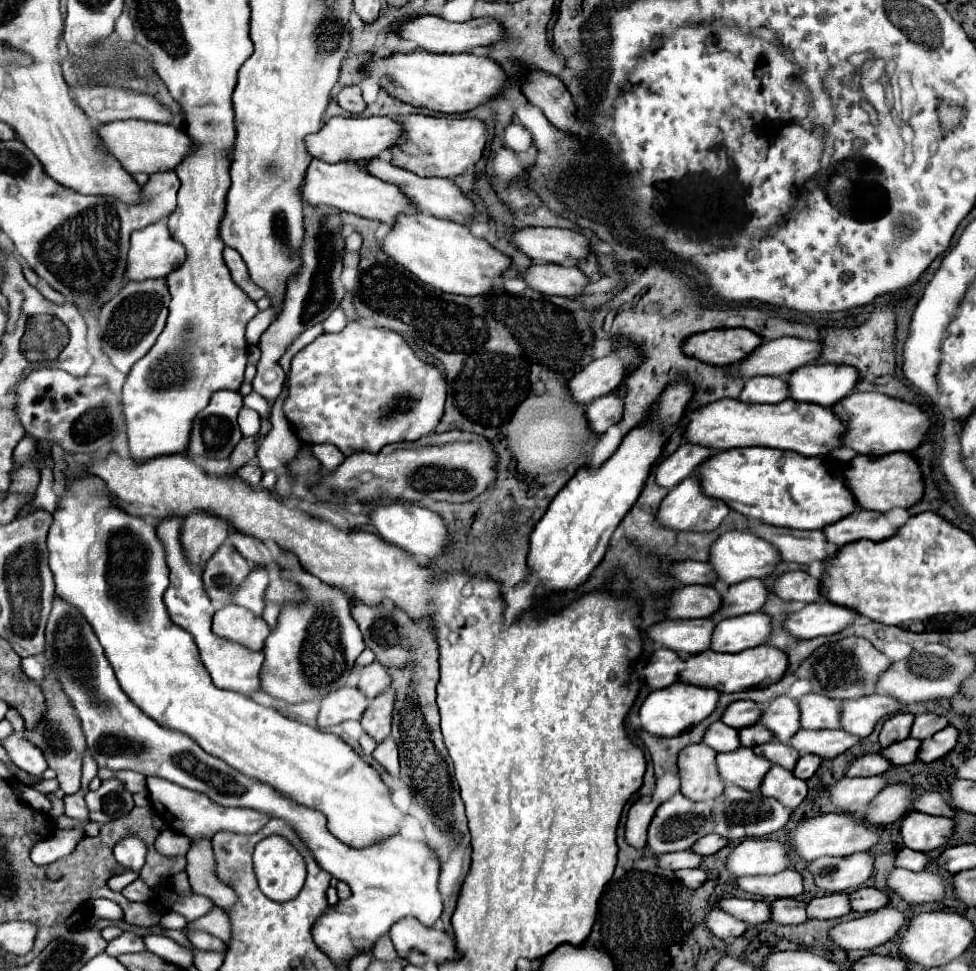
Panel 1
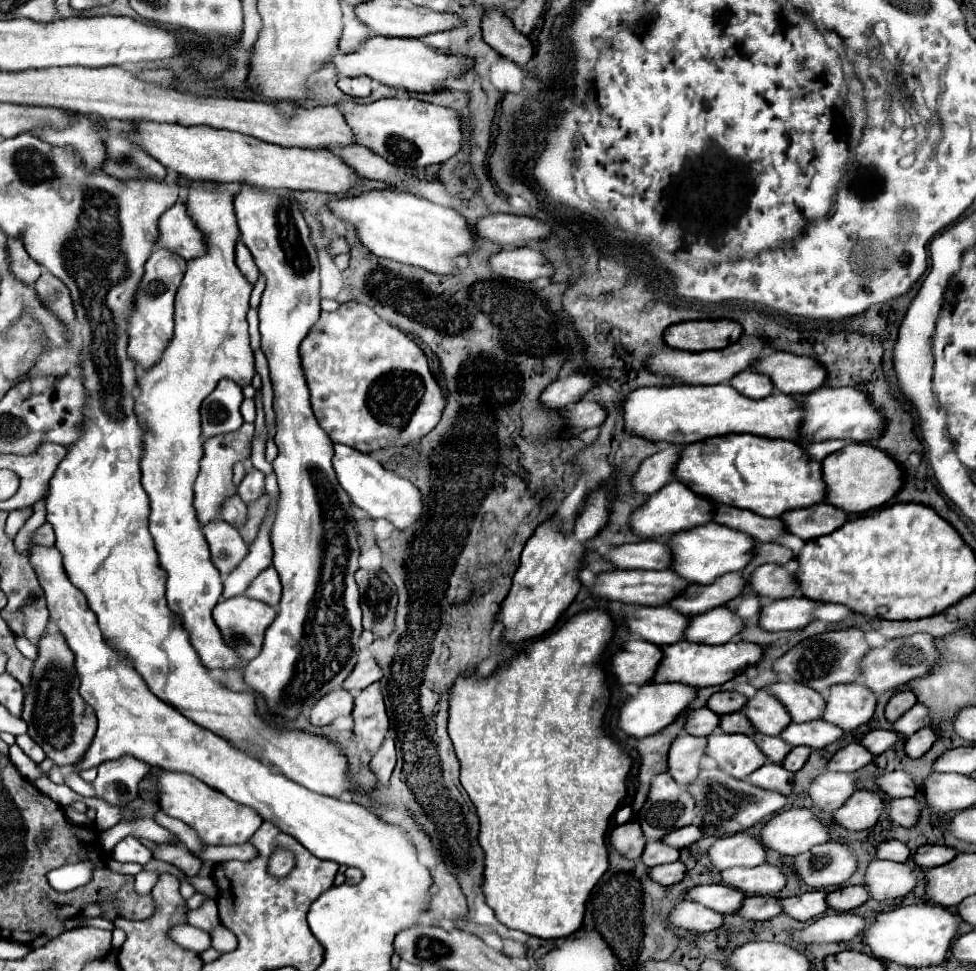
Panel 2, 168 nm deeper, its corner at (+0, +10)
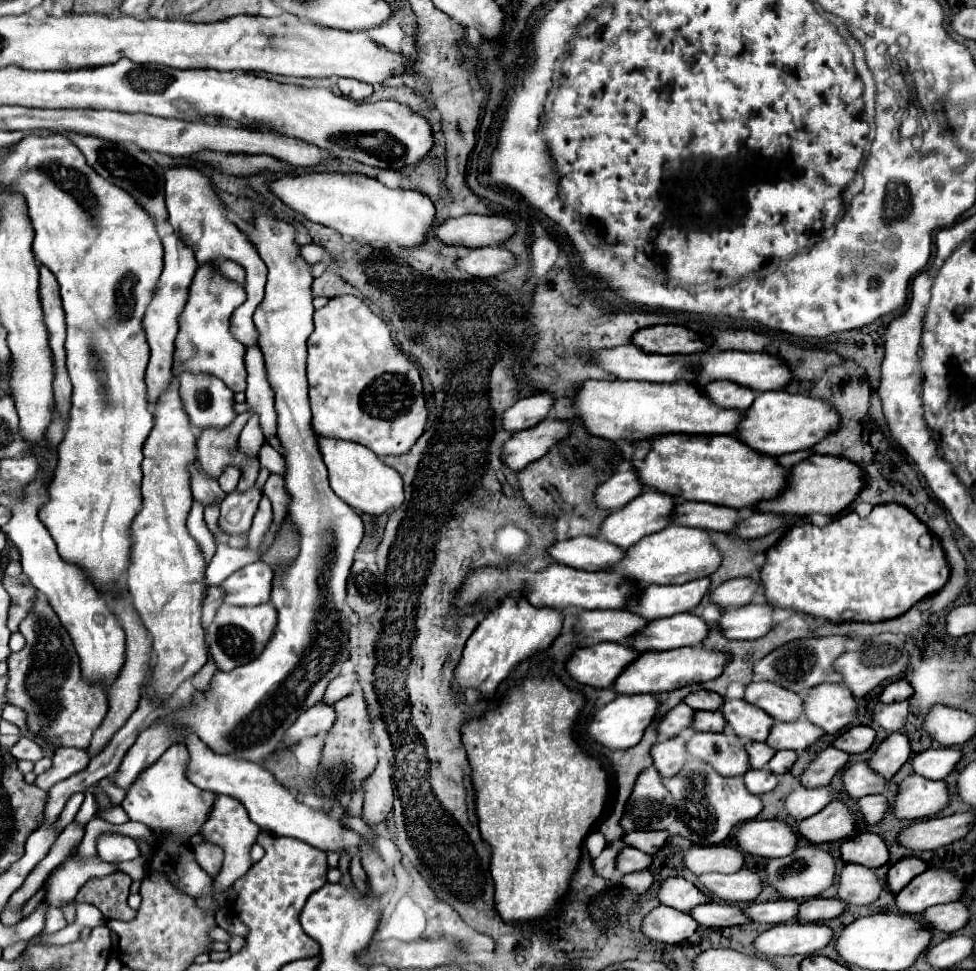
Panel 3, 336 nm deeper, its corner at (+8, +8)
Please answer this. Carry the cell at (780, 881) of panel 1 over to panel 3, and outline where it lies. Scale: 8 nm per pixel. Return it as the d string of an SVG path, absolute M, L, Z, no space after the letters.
M741 869L733 875L723 873L705 873L699 877L699 883L707 887L707 891L725 903L737 903L737 901L753 901L761 891L763 883L757 871L753 869Z

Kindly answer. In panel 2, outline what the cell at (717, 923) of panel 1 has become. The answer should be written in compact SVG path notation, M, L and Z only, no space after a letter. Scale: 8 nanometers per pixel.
M679 901L671 913L669 923L683 931L695 931L695 933L707 933L713 929L719 929L723 925L723 915L691 901Z

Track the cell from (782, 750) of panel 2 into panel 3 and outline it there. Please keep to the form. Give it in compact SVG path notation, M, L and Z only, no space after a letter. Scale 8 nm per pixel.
M747 741L745 743L747 755L749 755L749 765L753 769L765 769L767 763L771 761L771 757L775 755L775 749L769 747L767 743L755 743L755 741Z

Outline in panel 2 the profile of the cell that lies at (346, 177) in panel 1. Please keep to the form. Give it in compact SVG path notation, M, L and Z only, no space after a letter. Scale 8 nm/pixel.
M135 121L135 125L137 133L129 139L151 153L151 157L167 165L167 169L177 171L187 179L207 179L217 183L237 181L273 189L313 189L333 195L347 193L357 183L357 175L339 157L325 149L287 149L243 133L211 129L205 125L185 127L153 121Z

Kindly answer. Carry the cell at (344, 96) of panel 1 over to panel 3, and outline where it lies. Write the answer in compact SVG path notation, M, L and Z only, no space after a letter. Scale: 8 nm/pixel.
M339 79L337 85L339 85L339 91L345 97L355 99L355 101L363 101L373 93L373 87L369 83L363 83L363 81L357 81L357 79Z

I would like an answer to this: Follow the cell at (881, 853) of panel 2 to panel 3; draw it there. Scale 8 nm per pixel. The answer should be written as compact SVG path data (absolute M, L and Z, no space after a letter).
M859 833L841 845L841 857L847 863L861 863L877 869L889 861L889 849L879 835Z

